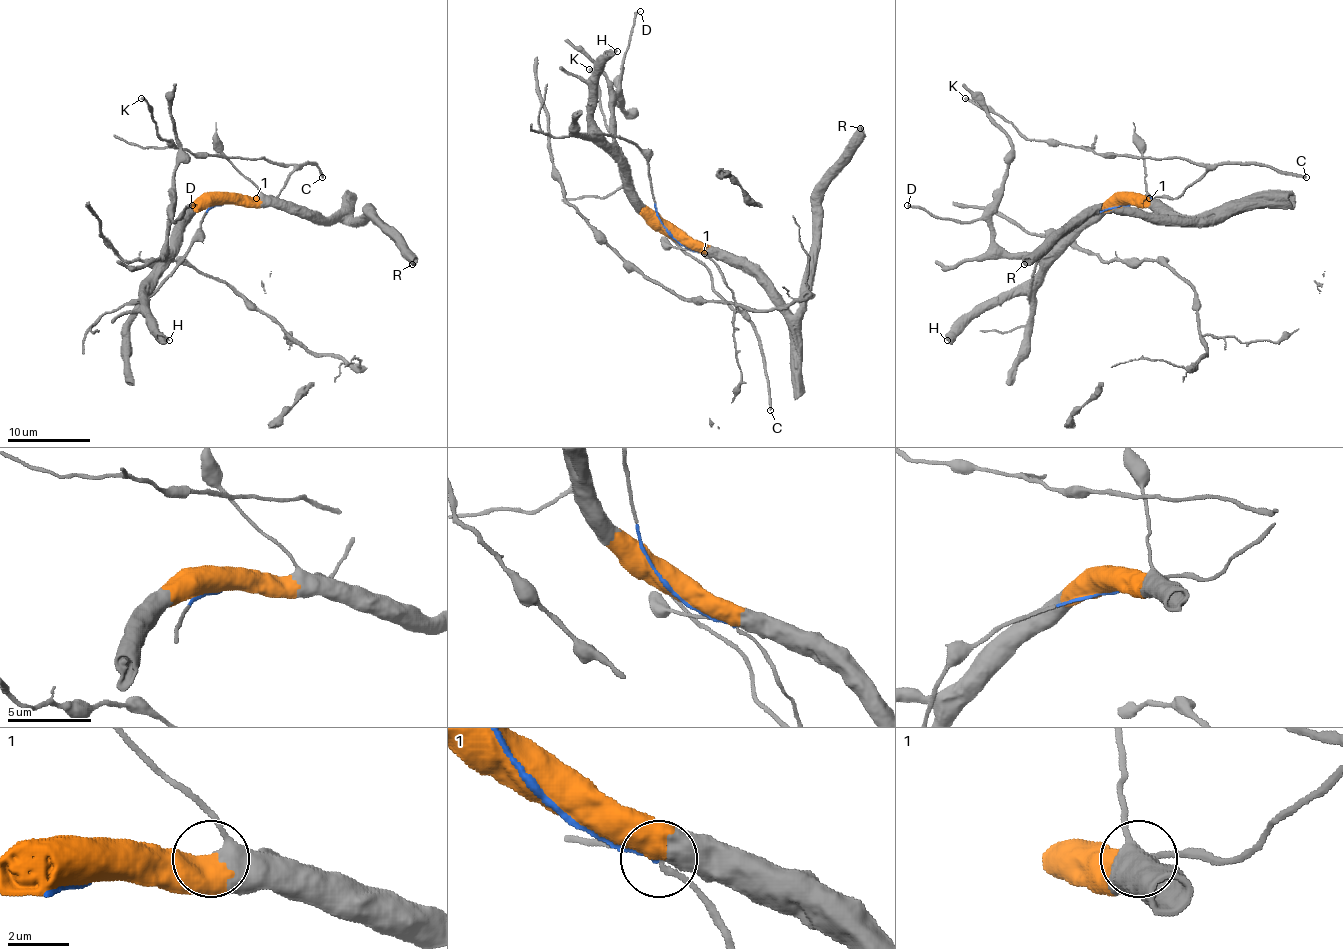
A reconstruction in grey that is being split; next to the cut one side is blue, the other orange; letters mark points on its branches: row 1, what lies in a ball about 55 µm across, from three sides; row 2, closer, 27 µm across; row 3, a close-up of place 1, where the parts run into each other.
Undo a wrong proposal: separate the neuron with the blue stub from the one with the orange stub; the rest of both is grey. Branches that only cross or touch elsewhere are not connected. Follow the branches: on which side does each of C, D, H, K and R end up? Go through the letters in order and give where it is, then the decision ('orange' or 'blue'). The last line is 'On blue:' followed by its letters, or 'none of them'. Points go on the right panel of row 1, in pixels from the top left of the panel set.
C: place (1306, 177); blue
D: place (907, 205); orange
H: place (947, 340); orange
K: place (965, 98); blue
R: place (1024, 264); orange
On blue: C, K

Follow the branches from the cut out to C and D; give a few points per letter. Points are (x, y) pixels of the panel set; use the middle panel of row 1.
C: (671, 235), (703, 252), (723, 279), (734, 304), (750, 323), (763, 356), (769, 410)
D: (671, 235), (638, 198), (630, 167), (619, 154), (615, 142), (615, 98), (634, 17), (640, 10)

